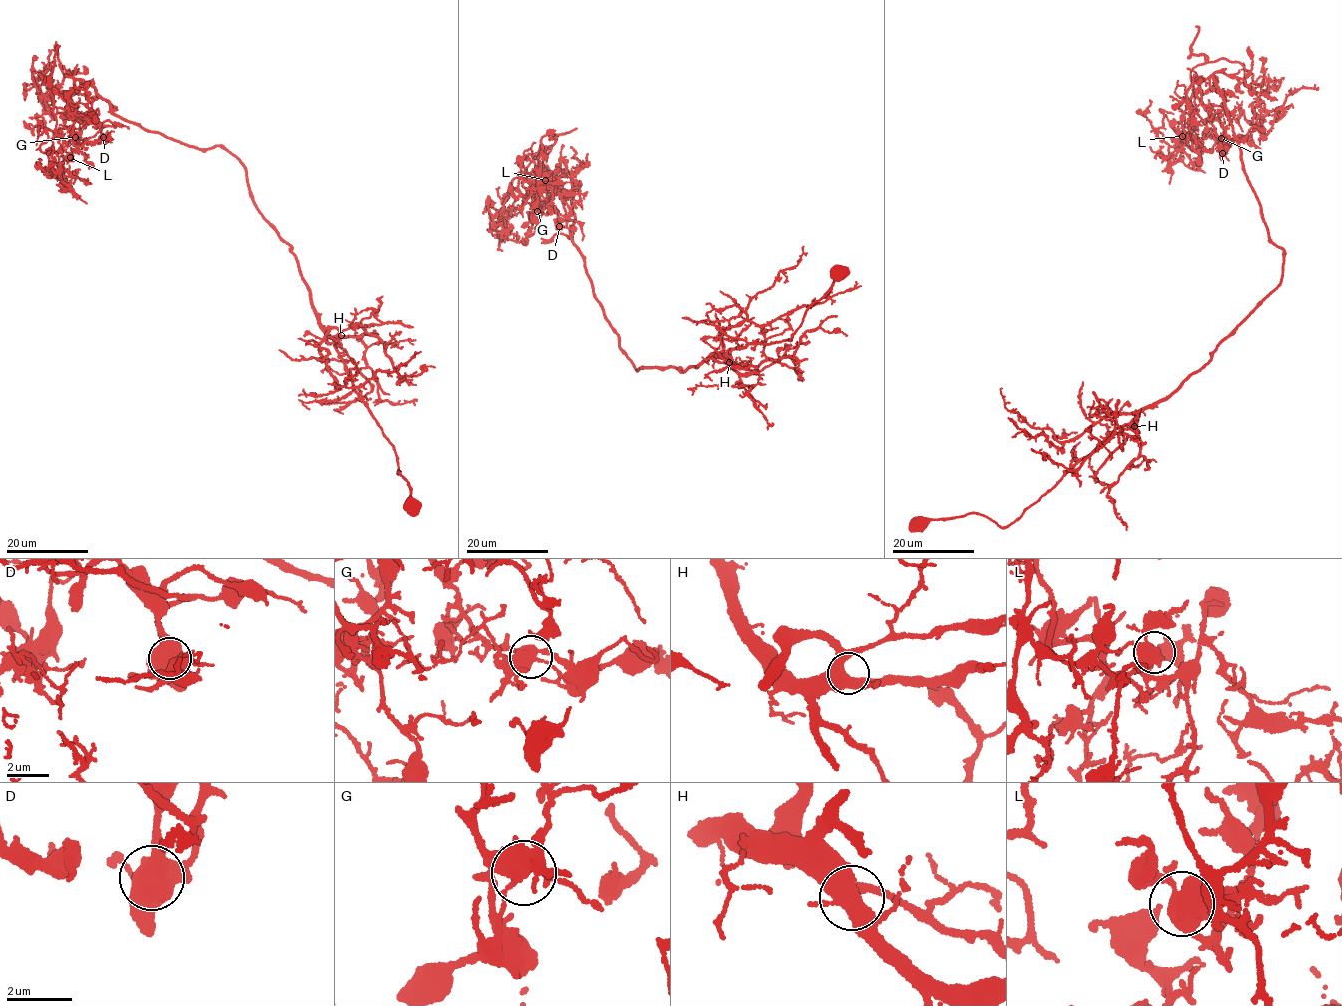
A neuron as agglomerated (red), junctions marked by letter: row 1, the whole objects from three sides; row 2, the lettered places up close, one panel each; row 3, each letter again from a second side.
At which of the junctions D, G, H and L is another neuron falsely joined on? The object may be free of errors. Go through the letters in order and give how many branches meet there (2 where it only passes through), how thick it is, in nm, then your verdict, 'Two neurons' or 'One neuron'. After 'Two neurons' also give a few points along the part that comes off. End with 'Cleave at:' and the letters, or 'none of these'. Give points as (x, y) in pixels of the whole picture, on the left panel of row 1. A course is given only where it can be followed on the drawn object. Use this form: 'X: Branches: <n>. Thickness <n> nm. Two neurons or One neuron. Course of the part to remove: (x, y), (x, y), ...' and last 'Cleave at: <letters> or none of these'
D: Branches: 5. Thickness 700 nm. Two neurons. Course of the part to remove: (102, 137), (94, 120), (54, 115), (32, 75), (42, 102), (55, 89), (75, 112), (67, 97)
G: Branches: 5. Thickness 440 nm. One neuron
H: Branches: 4. Thickness 500 nm. One neuron
L: Branches: 6. Thickness 500 nm. One neuron
Cleave at: D

